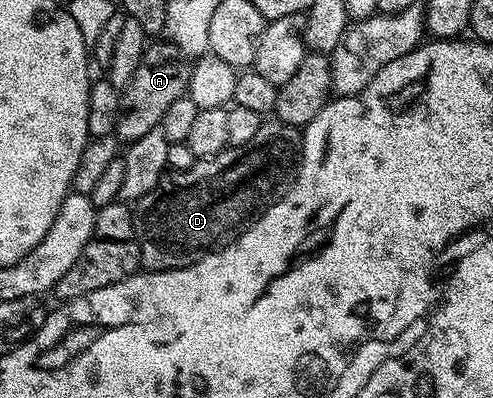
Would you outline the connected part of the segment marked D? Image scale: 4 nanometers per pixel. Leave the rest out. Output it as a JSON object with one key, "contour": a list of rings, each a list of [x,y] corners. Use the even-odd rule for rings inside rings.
{"contour":[[[278,122],[264,123],[261,130],[245,146],[228,146],[221,154],[196,160],[189,170],[168,170],[139,200],[134,201],[135,240],[139,243],[139,263],[144,269],[160,272],[184,268],[211,252],[218,252],[235,241],[242,232],[259,219],[269,206],[285,195],[295,173],[299,171],[303,138],[300,129]]]}

